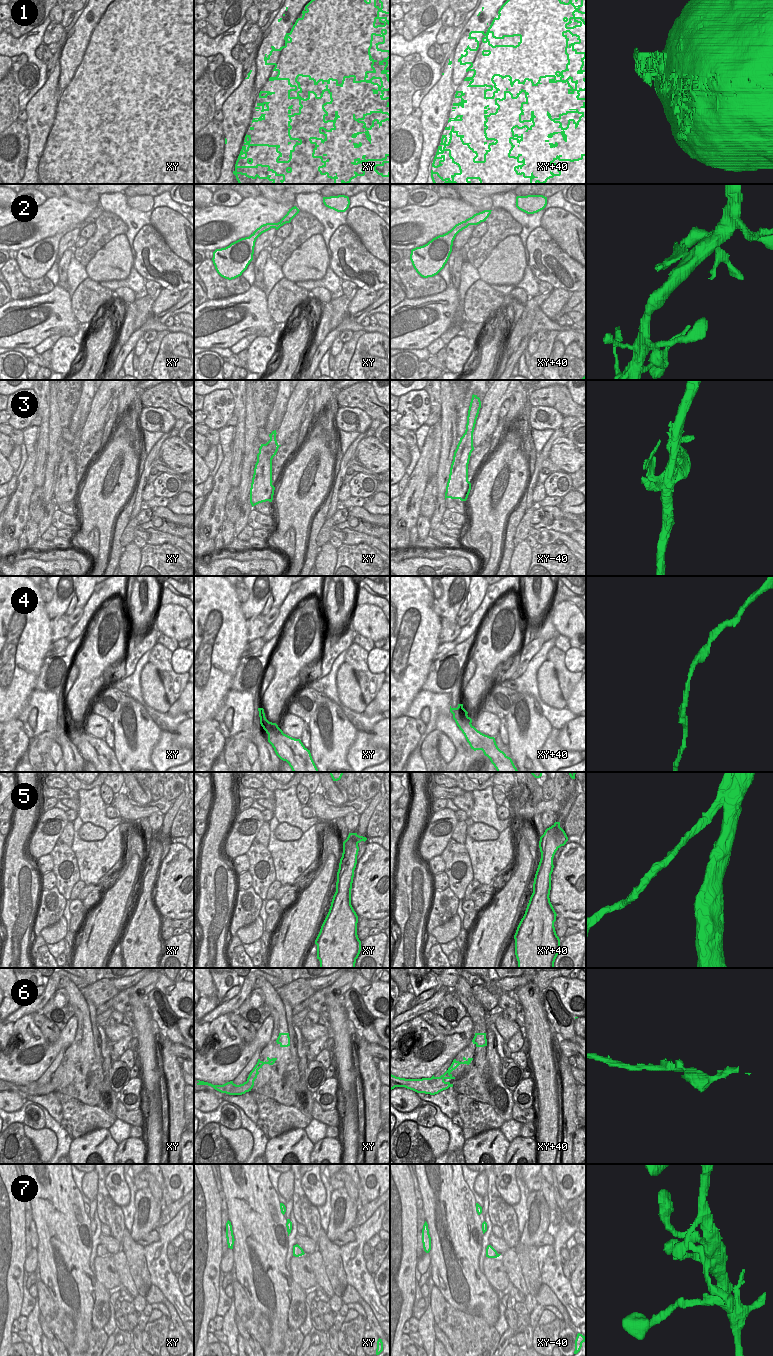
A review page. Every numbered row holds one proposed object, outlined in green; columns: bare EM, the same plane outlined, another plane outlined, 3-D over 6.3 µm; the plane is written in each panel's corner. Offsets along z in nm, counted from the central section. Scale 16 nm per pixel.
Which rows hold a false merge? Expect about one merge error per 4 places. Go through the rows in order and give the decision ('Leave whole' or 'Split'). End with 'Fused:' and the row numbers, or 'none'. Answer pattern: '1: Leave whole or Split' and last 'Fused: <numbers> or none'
1: Leave whole
2: Split
3: Split
4: Leave whole
5: Leave whole
6: Leave whole
7: Leave whole
Fused: 2, 3

